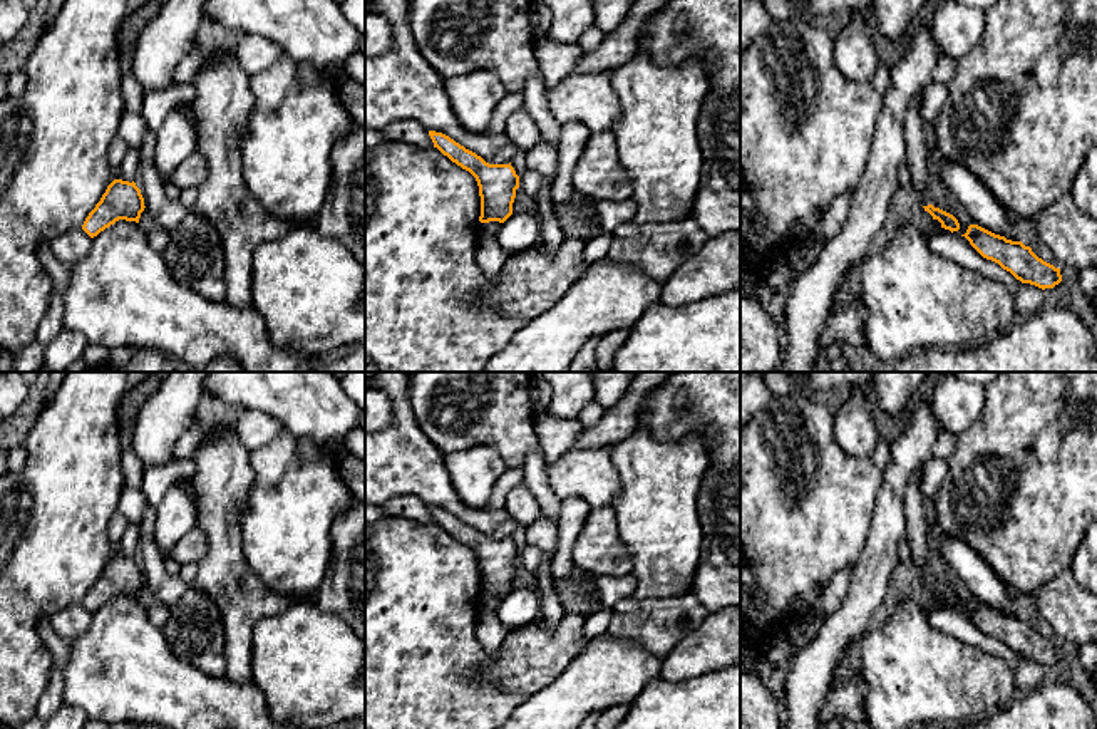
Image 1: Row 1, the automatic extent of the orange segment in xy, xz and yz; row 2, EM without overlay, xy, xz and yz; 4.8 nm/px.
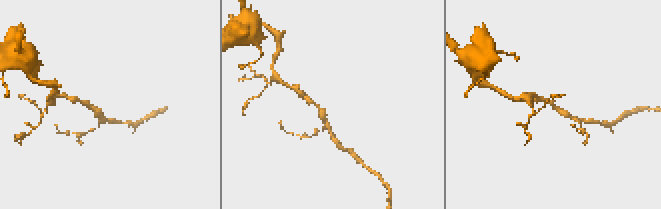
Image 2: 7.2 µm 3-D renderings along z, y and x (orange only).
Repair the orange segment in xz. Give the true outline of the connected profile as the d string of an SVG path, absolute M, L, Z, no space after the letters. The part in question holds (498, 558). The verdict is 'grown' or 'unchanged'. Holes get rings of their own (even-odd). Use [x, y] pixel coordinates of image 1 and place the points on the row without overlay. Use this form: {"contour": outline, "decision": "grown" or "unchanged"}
{"contour": "M429 506L429 511L434 523L476 553L481 571L479 597L504 598L512 590L512 578L519 563L519 551L511 538L489 540L442 508Z", "decision": "unchanged"}

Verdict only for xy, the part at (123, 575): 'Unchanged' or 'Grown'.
Unchanged

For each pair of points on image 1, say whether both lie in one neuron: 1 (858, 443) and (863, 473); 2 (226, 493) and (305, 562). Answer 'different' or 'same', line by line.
1: different
2: different

